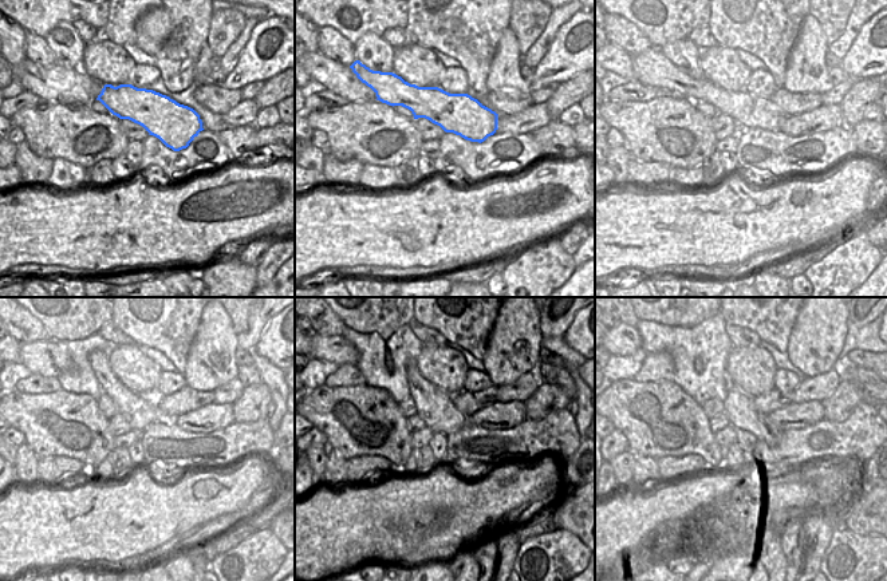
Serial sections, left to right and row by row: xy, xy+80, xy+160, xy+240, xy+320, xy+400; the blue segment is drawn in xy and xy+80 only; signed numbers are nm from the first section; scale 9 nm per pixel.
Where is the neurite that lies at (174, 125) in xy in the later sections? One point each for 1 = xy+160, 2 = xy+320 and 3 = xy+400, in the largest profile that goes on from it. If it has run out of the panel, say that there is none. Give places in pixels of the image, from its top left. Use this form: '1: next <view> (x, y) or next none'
1: next xy+160 (651, 67)
2: next xy+320 (336, 350)
3: next xy+400 (622, 340)

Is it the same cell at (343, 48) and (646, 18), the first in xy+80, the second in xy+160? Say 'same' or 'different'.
different

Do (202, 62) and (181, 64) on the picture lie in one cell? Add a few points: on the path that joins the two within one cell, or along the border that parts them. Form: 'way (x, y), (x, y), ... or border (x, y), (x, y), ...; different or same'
border (205, 43), (198, 55), (192, 80); different

